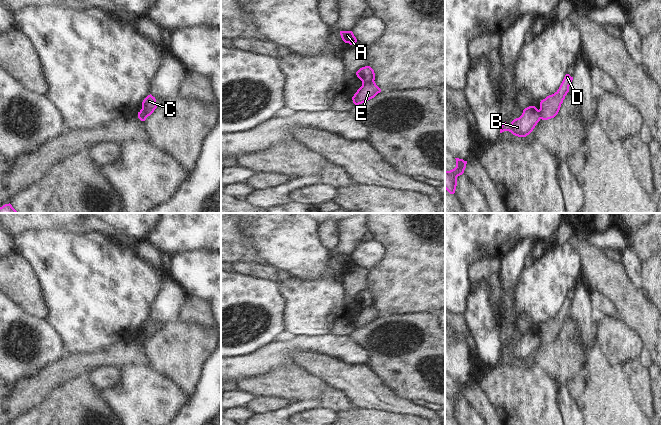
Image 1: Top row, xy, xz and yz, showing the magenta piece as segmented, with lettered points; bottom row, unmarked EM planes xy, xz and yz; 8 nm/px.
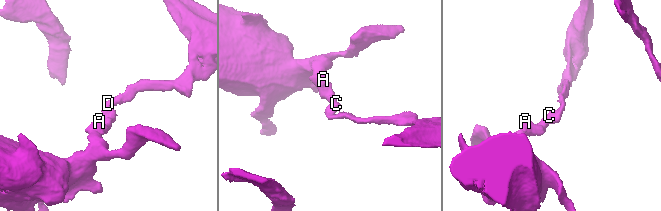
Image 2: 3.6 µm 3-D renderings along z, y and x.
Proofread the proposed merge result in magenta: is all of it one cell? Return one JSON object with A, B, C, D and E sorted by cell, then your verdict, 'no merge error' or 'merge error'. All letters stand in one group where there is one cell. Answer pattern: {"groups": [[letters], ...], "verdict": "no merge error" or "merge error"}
{"groups": [["A", "B"], ["C", "D", "E"]], "verdict": "merge error"}

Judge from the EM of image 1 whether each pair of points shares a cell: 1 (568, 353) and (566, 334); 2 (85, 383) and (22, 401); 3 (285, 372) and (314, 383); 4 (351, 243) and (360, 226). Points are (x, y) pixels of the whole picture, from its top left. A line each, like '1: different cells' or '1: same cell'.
1: same cell
2: different cells
3: same cell
4: same cell

